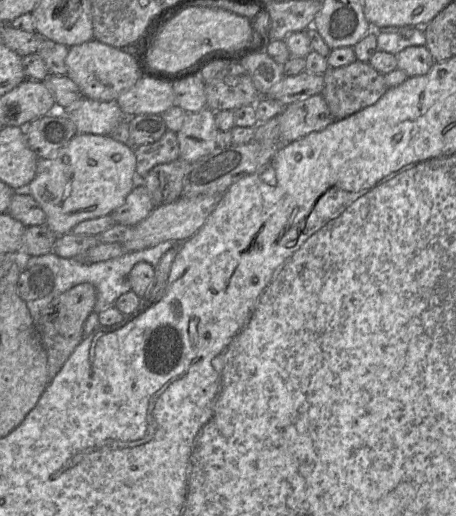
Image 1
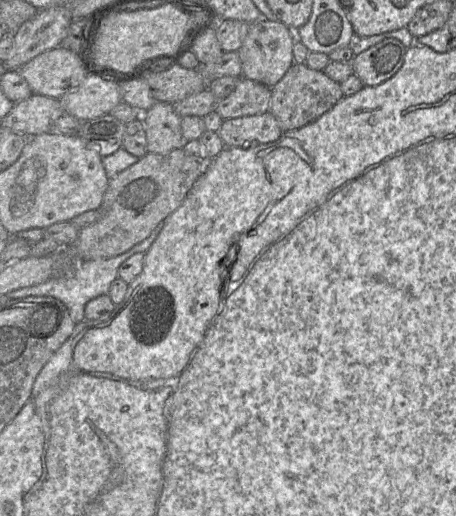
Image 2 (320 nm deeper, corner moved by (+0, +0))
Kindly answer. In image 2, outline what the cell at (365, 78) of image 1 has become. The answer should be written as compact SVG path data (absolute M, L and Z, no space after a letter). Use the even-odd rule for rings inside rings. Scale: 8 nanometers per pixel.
M293 63L280 81L271 88L268 112L275 117L281 130L287 132L315 121L343 97L340 83L329 78L323 71L313 70L305 63Z

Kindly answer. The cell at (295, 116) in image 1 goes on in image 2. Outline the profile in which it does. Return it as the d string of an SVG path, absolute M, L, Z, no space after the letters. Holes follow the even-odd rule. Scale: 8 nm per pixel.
M270 113L225 119L217 131L225 147L259 145L278 140L283 131Z

